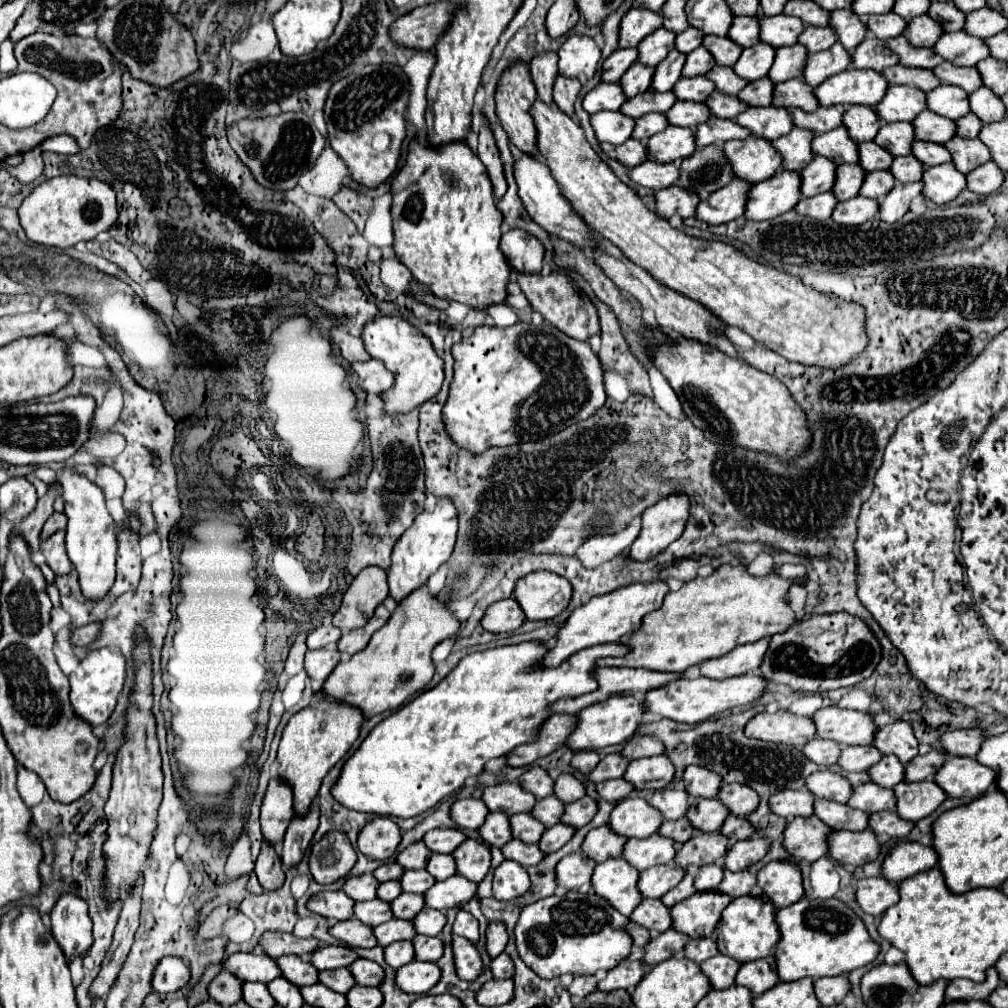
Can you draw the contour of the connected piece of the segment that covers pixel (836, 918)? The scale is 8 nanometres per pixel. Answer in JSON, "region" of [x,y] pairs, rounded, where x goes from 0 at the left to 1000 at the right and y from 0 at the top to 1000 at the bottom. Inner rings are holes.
{"region":[[[796,891],[796,893],[792,893],[790,897],[784,897],[784,899],[780,899],[780,901],[774,901],[772,905],[770,905],[770,919],[772,919],[772,925],[774,925],[774,933],[772,933],[772,937],[770,937],[770,942],[768,942],[768,950],[770,950],[770,964],[772,964],[772,968],[774,968],[774,972],[778,972],[778,974],[786,974],[786,972],[794,972],[794,970],[798,970],[798,968],[804,968],[804,970],[815,970],[815,968],[833,968],[833,966],[841,966],[841,964],[845,964],[847,960],[853,960],[853,958],[859,958],[859,956],[863,956],[869,948],[871,948],[871,944],[873,944],[873,938],[869,937],[869,935],[865,935],[865,931],[861,929],[861,925],[859,925],[859,919],[855,917],[855,913],[839,899],[839,897],[835,897],[833,893],[829,893],[829,891],[823,891],[823,893],[808,893],[808,895],[804,895],[804,893],[800,893],[800,891]],[[810,962],[841,962],[841,964],[813,964],[813,966],[810,966]]]}

